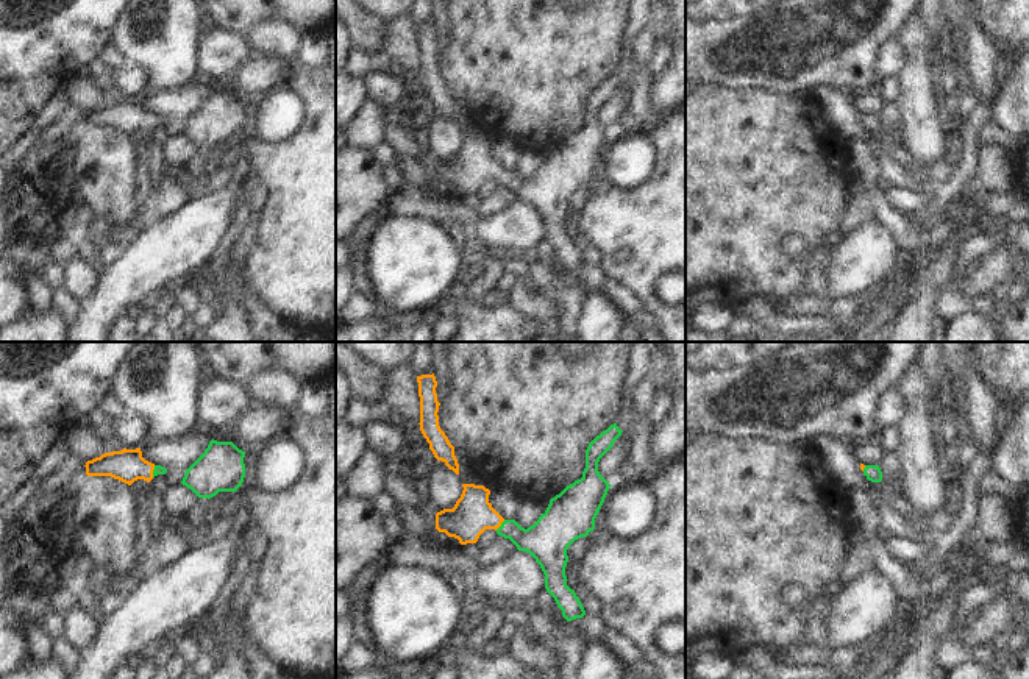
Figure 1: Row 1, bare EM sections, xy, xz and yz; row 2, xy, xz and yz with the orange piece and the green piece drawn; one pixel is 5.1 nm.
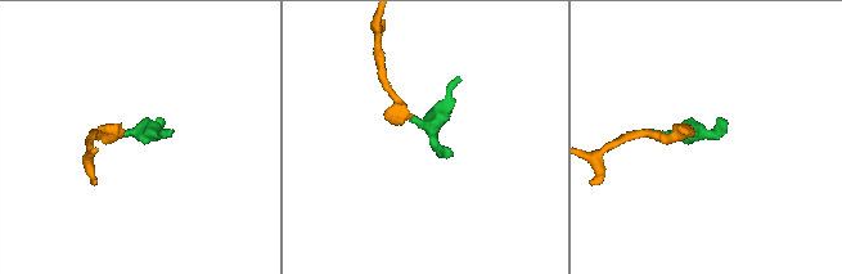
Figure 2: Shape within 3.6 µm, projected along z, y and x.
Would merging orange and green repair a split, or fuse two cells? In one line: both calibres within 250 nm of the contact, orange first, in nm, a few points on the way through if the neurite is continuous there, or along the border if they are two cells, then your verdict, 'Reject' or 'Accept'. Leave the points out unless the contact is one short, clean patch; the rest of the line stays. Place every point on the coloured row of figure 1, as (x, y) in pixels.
Thickness 200 nm (orange) against 220 nm. Path across: xz (472, 514), (487, 517), (500, 525), (523, 539), (545, 540). Accept.

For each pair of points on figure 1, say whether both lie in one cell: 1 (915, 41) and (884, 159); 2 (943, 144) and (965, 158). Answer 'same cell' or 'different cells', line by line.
1: different cells
2: different cells

